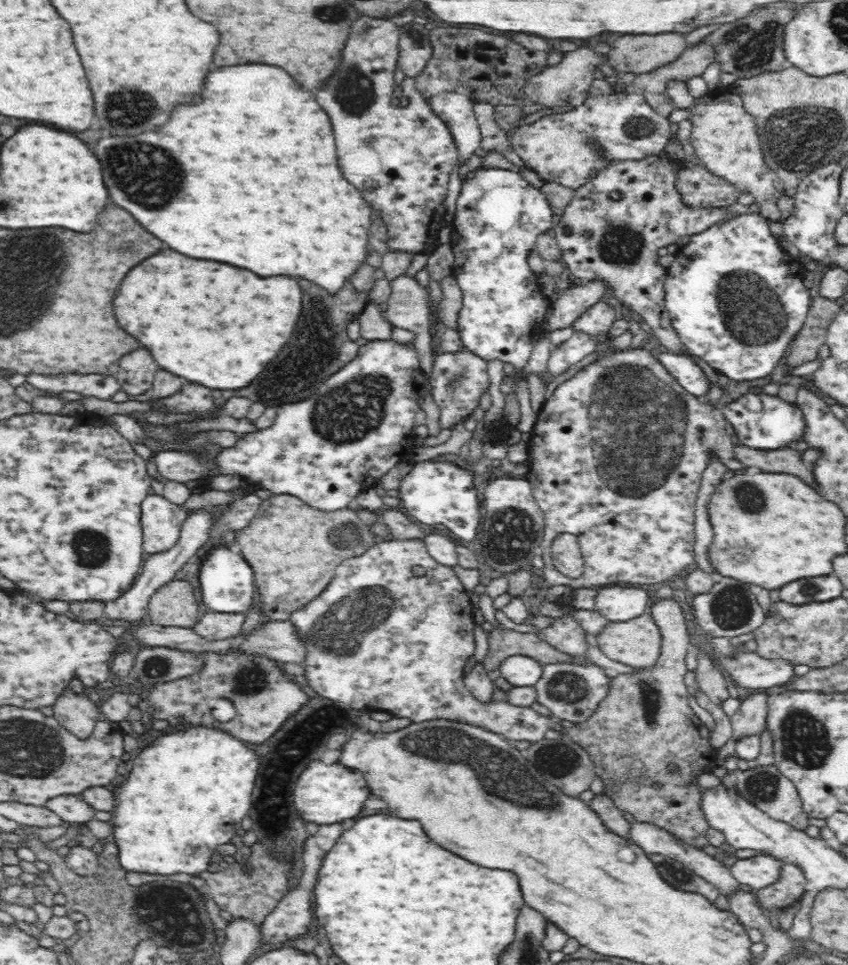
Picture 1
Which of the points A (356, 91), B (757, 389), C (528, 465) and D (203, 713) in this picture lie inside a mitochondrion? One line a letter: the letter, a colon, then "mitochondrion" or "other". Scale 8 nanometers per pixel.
A: mitochondrion
B: other
C: other
D: other

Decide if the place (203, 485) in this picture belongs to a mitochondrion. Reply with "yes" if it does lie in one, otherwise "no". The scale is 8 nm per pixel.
no

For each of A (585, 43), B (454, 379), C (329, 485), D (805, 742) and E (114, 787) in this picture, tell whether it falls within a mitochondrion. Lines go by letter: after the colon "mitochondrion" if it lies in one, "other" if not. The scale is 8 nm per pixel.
A: other
B: mitochondrion
C: other
D: mitochondrion
E: other

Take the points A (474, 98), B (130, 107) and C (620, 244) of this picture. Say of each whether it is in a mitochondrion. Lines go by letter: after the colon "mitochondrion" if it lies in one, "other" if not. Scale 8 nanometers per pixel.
A: other
B: mitochondrion
C: mitochondrion

